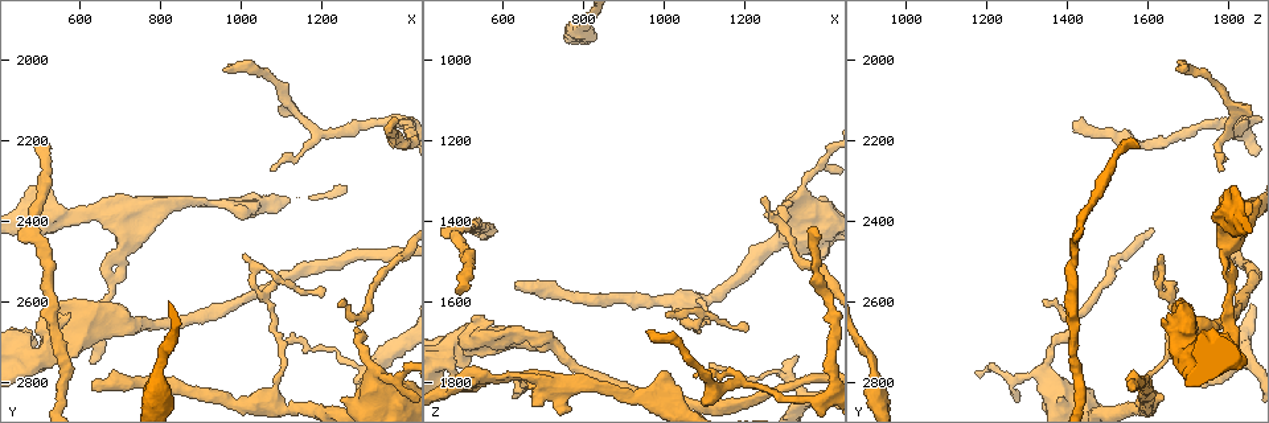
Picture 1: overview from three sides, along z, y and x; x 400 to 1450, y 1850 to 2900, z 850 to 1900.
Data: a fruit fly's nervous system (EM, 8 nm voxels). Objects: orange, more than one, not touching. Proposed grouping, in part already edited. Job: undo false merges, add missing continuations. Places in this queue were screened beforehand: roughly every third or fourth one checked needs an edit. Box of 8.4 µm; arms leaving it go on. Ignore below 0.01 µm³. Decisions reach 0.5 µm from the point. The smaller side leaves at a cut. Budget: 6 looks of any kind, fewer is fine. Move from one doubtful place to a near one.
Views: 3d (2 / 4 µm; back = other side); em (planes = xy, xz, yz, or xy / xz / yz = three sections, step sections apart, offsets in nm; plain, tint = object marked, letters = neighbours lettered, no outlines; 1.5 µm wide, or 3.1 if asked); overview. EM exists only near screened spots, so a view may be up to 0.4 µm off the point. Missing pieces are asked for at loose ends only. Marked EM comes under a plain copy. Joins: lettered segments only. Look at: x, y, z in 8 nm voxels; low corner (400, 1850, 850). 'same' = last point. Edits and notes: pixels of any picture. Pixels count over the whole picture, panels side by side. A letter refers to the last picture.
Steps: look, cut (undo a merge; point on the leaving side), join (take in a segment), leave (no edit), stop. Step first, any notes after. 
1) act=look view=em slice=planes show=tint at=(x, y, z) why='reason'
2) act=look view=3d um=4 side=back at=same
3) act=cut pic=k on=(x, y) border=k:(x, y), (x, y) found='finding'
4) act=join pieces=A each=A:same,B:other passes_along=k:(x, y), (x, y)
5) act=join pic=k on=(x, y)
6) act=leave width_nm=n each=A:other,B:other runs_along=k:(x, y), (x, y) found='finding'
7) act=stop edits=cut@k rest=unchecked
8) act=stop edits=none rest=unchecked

act=look view=3d um=4 side=back at=(1080, 2265, 1795)

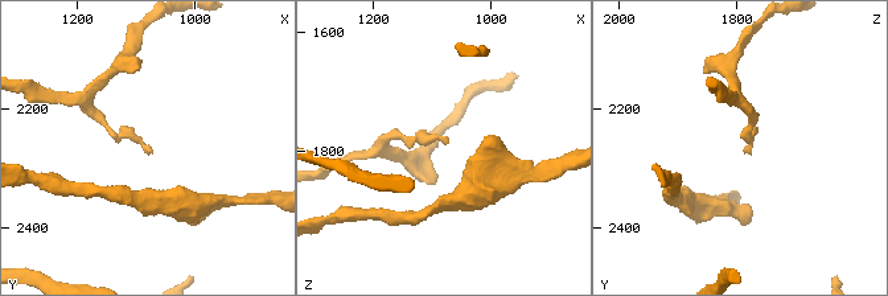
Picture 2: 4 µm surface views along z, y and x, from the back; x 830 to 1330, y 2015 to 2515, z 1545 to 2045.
act=look view=em slice=yz step=8 show=letters at=(1070, 2270, 1795) why='need the tissue'

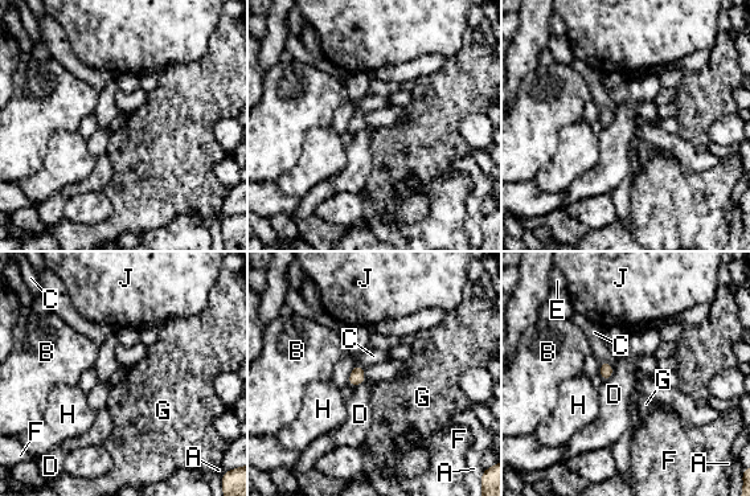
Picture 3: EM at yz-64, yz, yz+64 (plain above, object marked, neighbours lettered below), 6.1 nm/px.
act=leave longest_contact=D:130nm each=A:other,B:other,C:other,D:other,E:other,F:other,G:other,H:other,J:other found='none of them fits'

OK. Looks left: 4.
act=look view=3d um=4 at=(535, 2635, 1640) why='branch stops here'

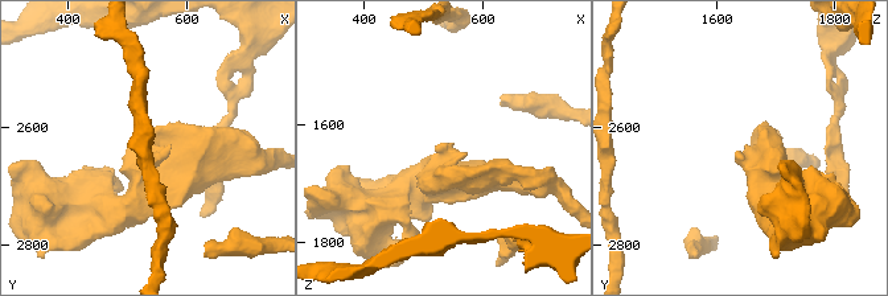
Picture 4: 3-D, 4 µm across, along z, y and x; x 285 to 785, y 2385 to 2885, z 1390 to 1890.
act=look view=em slice=xy step=8 show=letters at=(540, 2640, 1635)

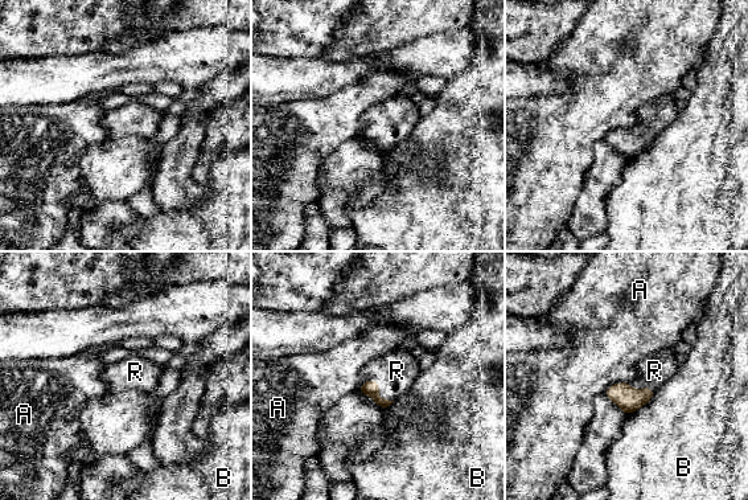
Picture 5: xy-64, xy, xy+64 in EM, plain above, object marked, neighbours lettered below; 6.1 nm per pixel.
act=join pieces=R each=A:other,B:other,R:same passes_along=5:(369, 388), (378, 386), (397, 371) found='it goes on there'

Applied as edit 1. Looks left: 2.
act=look view=overview

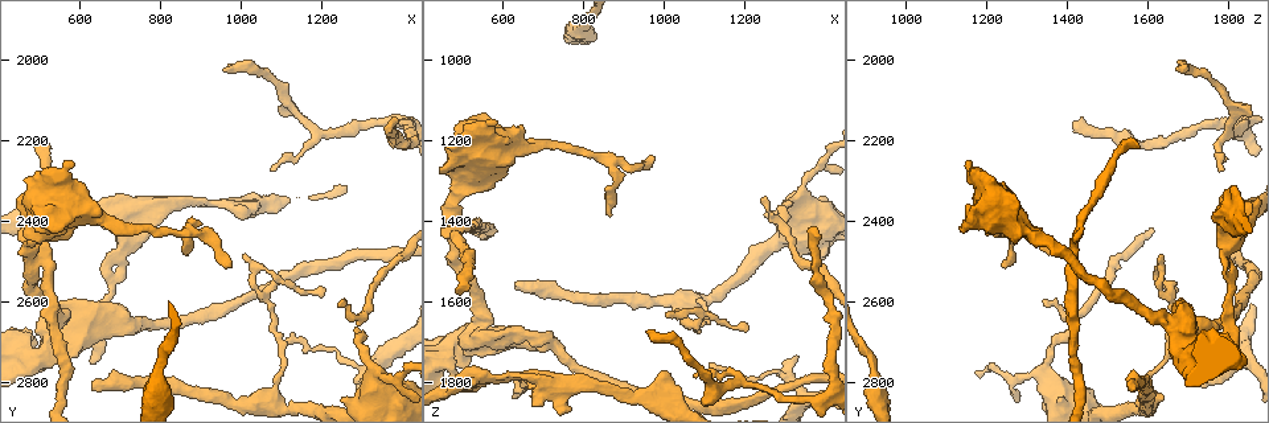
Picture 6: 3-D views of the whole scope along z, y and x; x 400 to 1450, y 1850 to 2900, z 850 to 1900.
act=look view=em slice=planes show=letters at=(950, 2025, 1670) why='branch stops here'

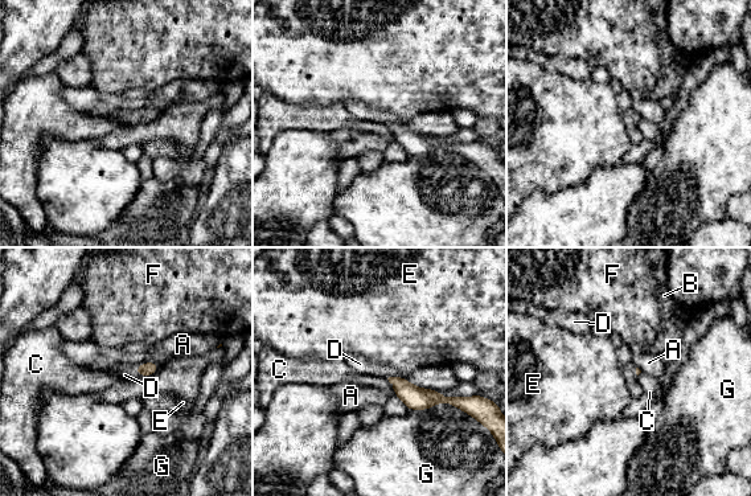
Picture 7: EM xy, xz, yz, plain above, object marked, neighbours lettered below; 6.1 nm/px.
act=join pieces=D each=A:other,B:other,C:other,D:same,E:other,F:other,G:other passes_along=7:(148, 368), (139, 374), (124, 374) found='the cell continues'

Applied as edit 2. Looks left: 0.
act=stop edits=join@5,join@7 rest=unchecked

